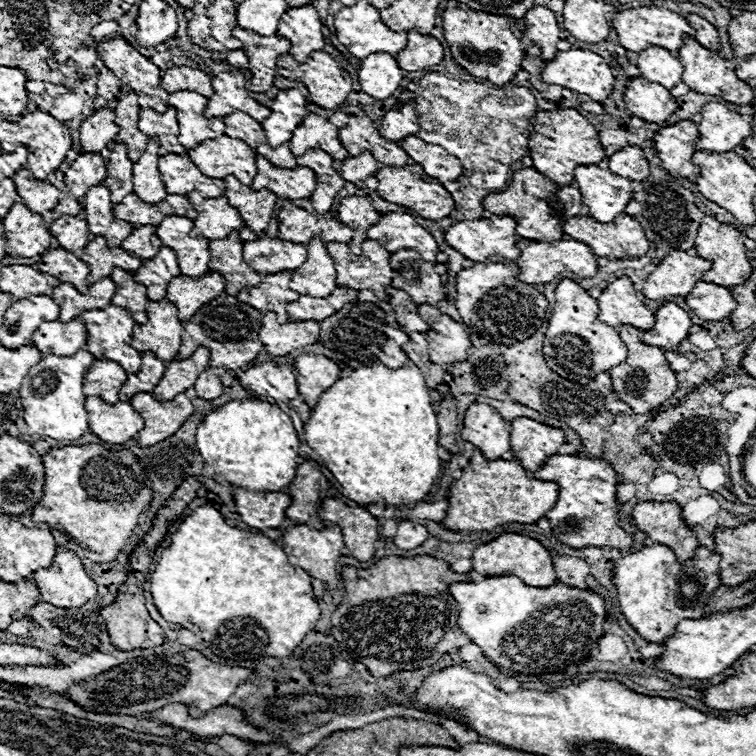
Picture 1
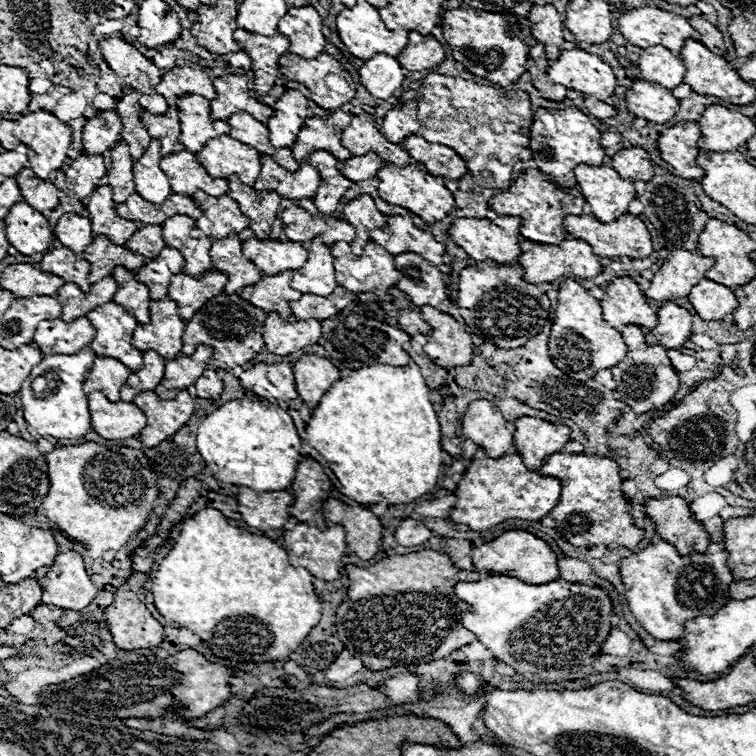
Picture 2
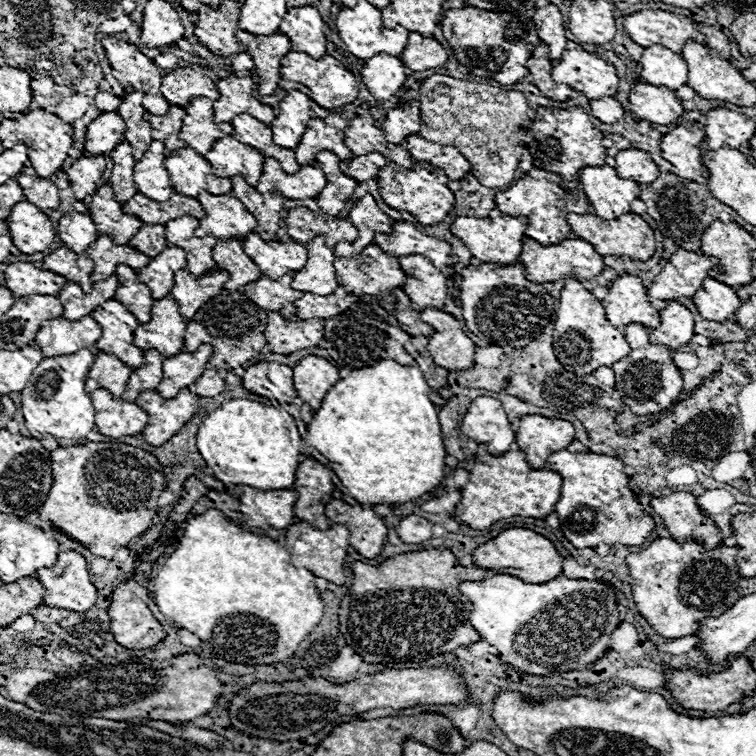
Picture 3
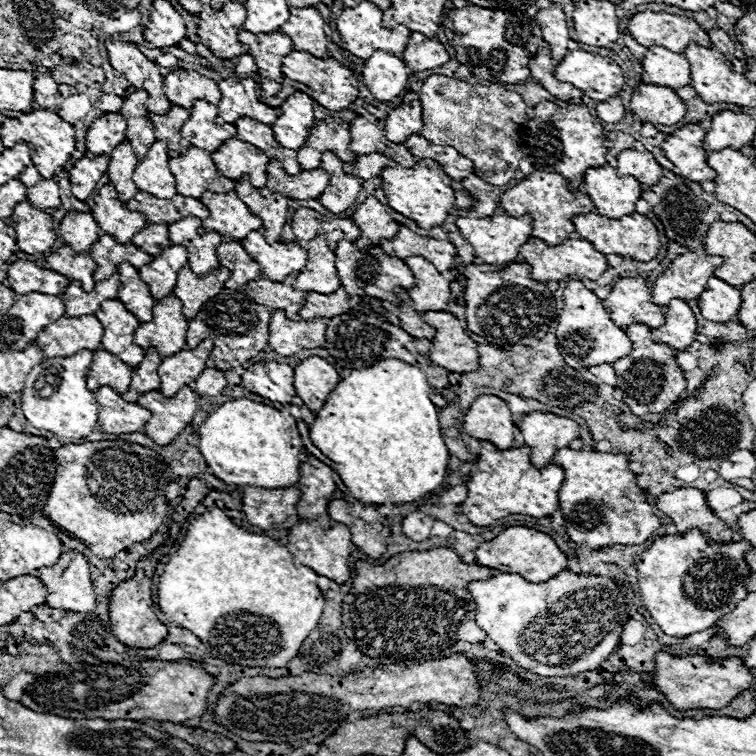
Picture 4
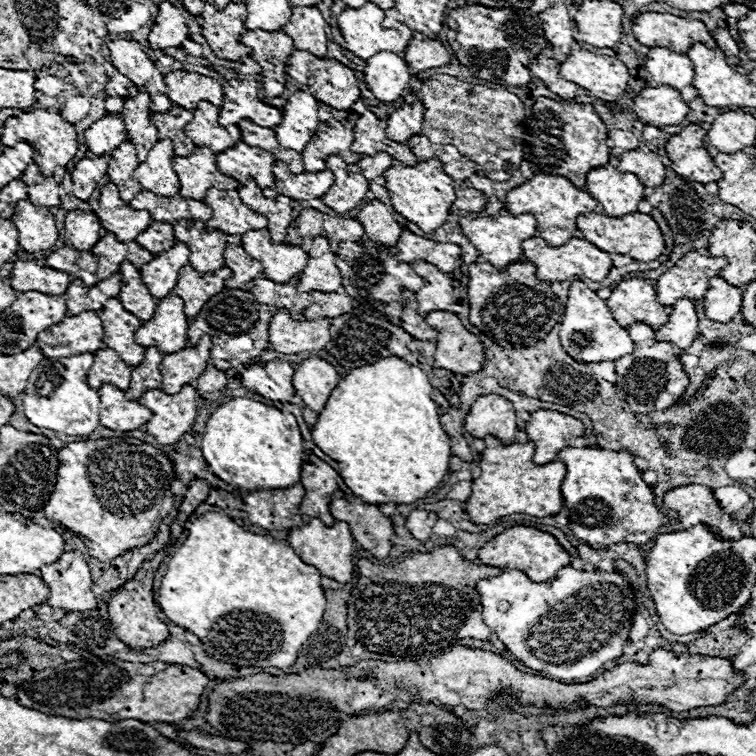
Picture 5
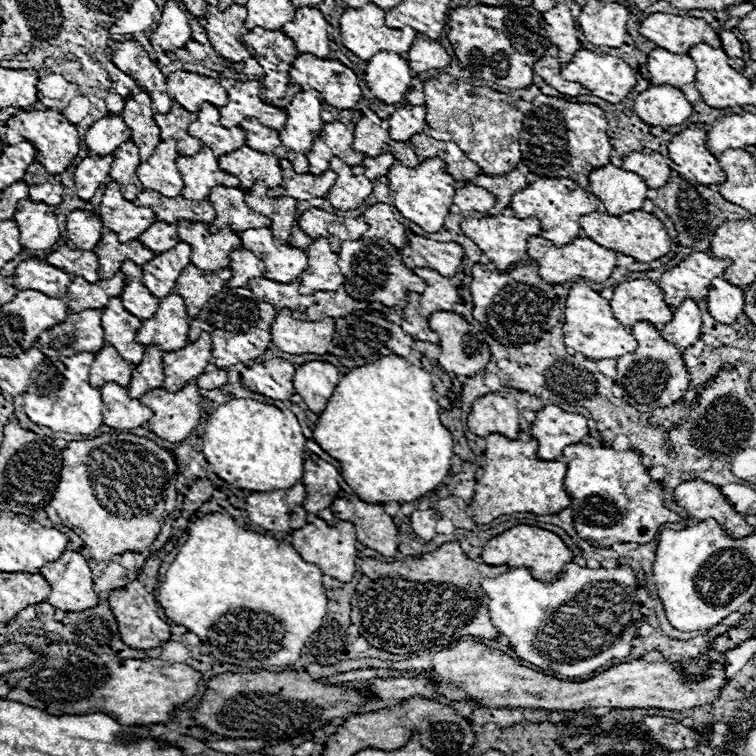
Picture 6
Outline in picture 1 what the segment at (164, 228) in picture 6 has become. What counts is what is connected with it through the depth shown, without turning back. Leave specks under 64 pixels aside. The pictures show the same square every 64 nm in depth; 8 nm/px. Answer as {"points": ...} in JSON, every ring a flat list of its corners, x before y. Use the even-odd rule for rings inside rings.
{"points":[[140,226,132,230,132,236,128,236,128,240,124,240,122,248,142,260,150,260,158,254,158,250,162,248,162,240,156,236,156,228,154,226]]}

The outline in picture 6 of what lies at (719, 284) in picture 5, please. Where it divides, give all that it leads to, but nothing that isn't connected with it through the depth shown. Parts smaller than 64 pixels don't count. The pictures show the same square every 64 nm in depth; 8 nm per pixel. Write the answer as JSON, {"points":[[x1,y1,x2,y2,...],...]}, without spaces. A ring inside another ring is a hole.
{"points":[[724,278,712,280,706,302,710,316,720,324,734,324,738,316,744,314,744,290,726,282]]}

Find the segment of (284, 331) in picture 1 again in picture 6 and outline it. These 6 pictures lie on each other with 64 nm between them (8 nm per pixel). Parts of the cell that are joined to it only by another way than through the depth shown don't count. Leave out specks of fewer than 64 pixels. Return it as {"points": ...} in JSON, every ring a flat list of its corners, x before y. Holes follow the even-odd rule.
{"points":[[288,308,280,310,272,324,272,342,288,354,328,354,334,336,334,320,294,320]]}

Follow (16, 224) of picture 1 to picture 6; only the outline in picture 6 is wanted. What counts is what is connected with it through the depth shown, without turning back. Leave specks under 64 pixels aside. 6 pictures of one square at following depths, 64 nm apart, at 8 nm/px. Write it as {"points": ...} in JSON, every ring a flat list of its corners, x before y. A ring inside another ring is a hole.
{"points":[[20,200,14,220,20,228,20,244,26,250,48,250,60,238,56,216,46,204]]}

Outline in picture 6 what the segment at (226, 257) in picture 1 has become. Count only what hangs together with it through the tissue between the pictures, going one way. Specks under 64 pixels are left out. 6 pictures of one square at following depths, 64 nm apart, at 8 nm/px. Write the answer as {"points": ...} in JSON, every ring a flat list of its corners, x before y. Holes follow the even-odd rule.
{"points":[[238,248,238,250,232,250,230,254,230,270,232,270,232,278,226,282,226,286,234,288,234,284,248,284,248,280,252,278,260,278,264,276,264,262,260,258,256,258,252,252,244,250,244,248]]}

